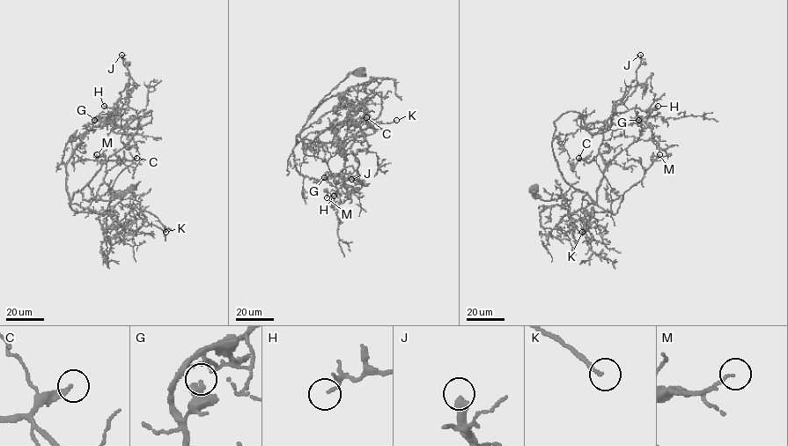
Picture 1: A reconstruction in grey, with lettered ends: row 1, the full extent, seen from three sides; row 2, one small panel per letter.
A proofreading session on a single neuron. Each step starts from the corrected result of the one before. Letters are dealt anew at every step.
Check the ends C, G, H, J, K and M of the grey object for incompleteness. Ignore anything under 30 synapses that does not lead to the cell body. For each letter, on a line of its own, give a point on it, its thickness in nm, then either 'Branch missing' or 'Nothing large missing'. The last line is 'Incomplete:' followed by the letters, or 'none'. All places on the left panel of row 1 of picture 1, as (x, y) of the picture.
C: Place: (136, 158). Thickness 280 nm. Branch missing
G: Place: (94, 120). Thickness 260 nm. Nothing large missing
H: Place: (104, 106). Thickness 110 nm. Nothing large missing
J: Place: (121, 55). Thickness 320 nm. Branch missing
K: Place: (165, 232). Thickness 180 nm. Branch missing
M: Place: (97, 154). Thickness 110 nm. Nothing large missing
Incomplete: C, J, K

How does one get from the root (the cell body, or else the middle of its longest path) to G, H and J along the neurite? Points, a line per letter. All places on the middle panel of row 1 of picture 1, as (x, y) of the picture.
G: (361, 71), (349, 72), (320, 101), (297, 136), (292, 150), (295, 168), (315, 179), (324, 177)
H: (361, 71), (311, 111), (292, 150), (305, 176), (345, 174), (346, 192), (334, 196)
J: (361, 71), (311, 111), (292, 150), (295, 168), (319, 181), (345, 174), (351, 153), (359, 174), (351, 179)

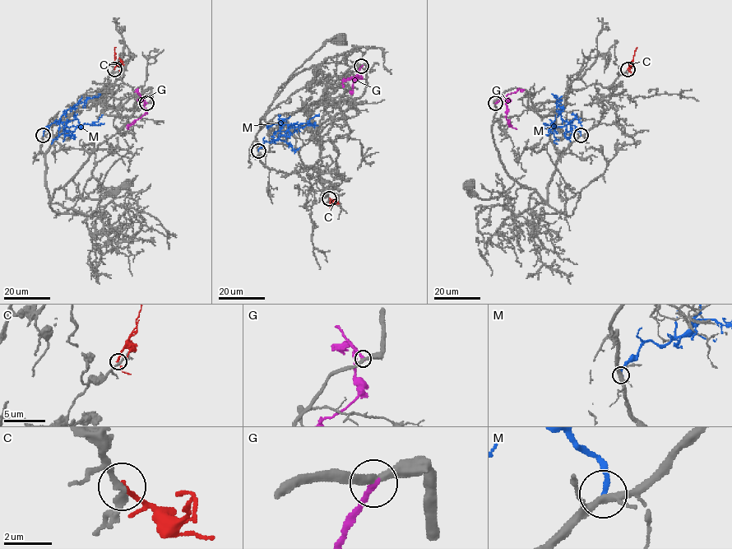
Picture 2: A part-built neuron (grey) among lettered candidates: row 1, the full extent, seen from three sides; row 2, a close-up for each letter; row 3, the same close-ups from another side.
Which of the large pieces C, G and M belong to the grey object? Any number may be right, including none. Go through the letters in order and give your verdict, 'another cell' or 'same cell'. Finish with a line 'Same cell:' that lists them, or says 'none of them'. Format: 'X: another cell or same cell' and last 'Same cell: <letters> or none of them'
C: another cell
G: another cell
M: another cell
Same cell: none of them

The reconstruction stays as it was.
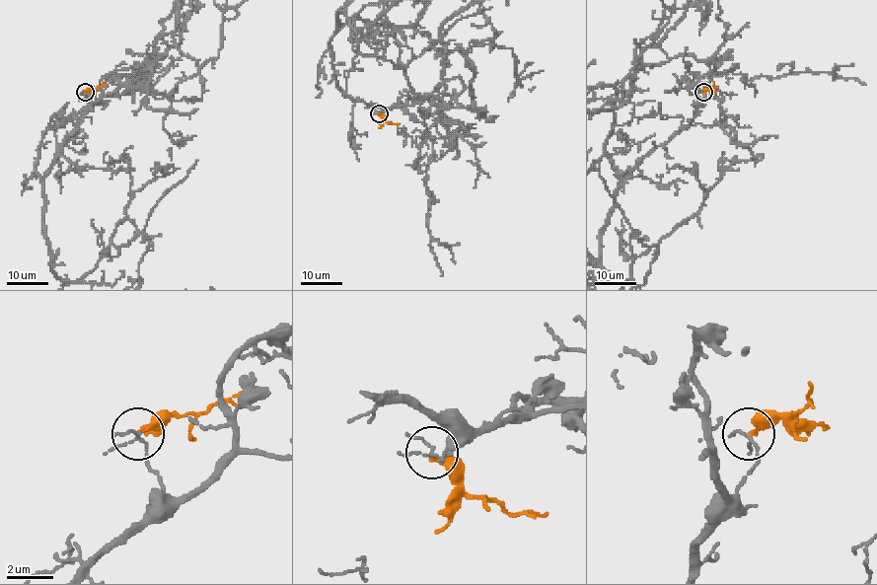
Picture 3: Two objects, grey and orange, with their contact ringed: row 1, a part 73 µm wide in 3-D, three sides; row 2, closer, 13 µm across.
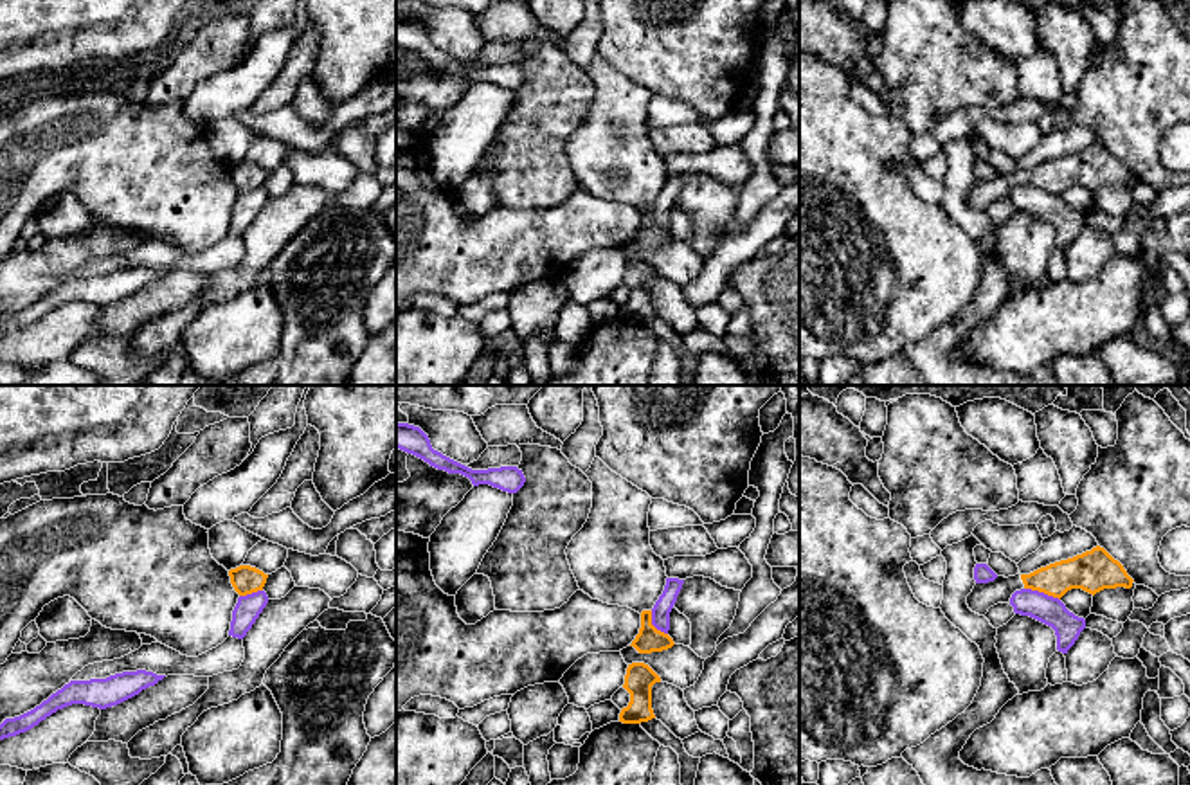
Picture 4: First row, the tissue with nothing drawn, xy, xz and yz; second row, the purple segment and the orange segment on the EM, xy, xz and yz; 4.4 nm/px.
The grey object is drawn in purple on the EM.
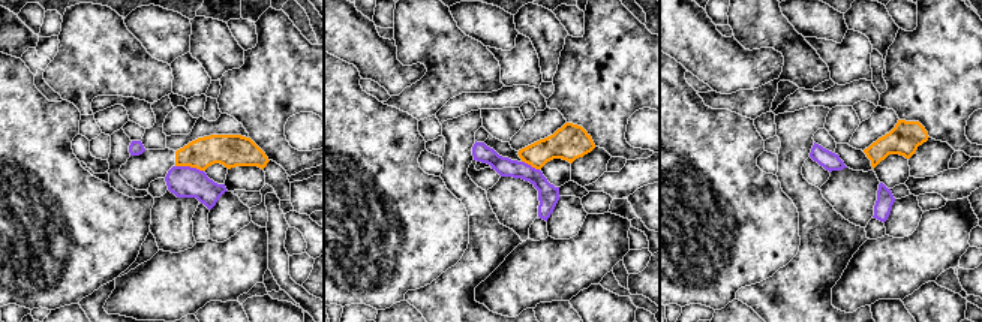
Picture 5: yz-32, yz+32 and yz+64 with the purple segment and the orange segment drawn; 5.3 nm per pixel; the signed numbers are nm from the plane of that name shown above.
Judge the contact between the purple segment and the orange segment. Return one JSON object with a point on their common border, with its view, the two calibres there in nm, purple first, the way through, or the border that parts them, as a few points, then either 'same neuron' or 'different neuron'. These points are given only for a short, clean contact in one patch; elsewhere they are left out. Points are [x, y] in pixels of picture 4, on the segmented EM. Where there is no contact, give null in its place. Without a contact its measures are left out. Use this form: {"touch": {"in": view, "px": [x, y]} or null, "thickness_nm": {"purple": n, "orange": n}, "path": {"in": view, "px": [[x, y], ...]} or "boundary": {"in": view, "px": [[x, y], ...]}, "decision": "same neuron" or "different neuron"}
{"touch": {"in": "yz", "px": [1043, 593]}, "thickness_nm": {"purple": 130, "orange": 190}, "boundary": {"in": "yz", "px": [[1025, 587], [1043, 591], [1059, 600]]}, "decision": "different neuron"}

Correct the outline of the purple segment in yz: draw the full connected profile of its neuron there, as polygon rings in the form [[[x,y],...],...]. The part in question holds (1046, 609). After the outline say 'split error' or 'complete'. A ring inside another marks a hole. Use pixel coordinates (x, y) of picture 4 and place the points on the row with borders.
[[[1021,589],[1010,598],[1015,614],[1030,616],[1055,630],[1057,650],[1068,654],[1080,632],[1086,628],[1086,619],[1075,616],[1066,605],[1053,596],[1039,591]]]; complete

